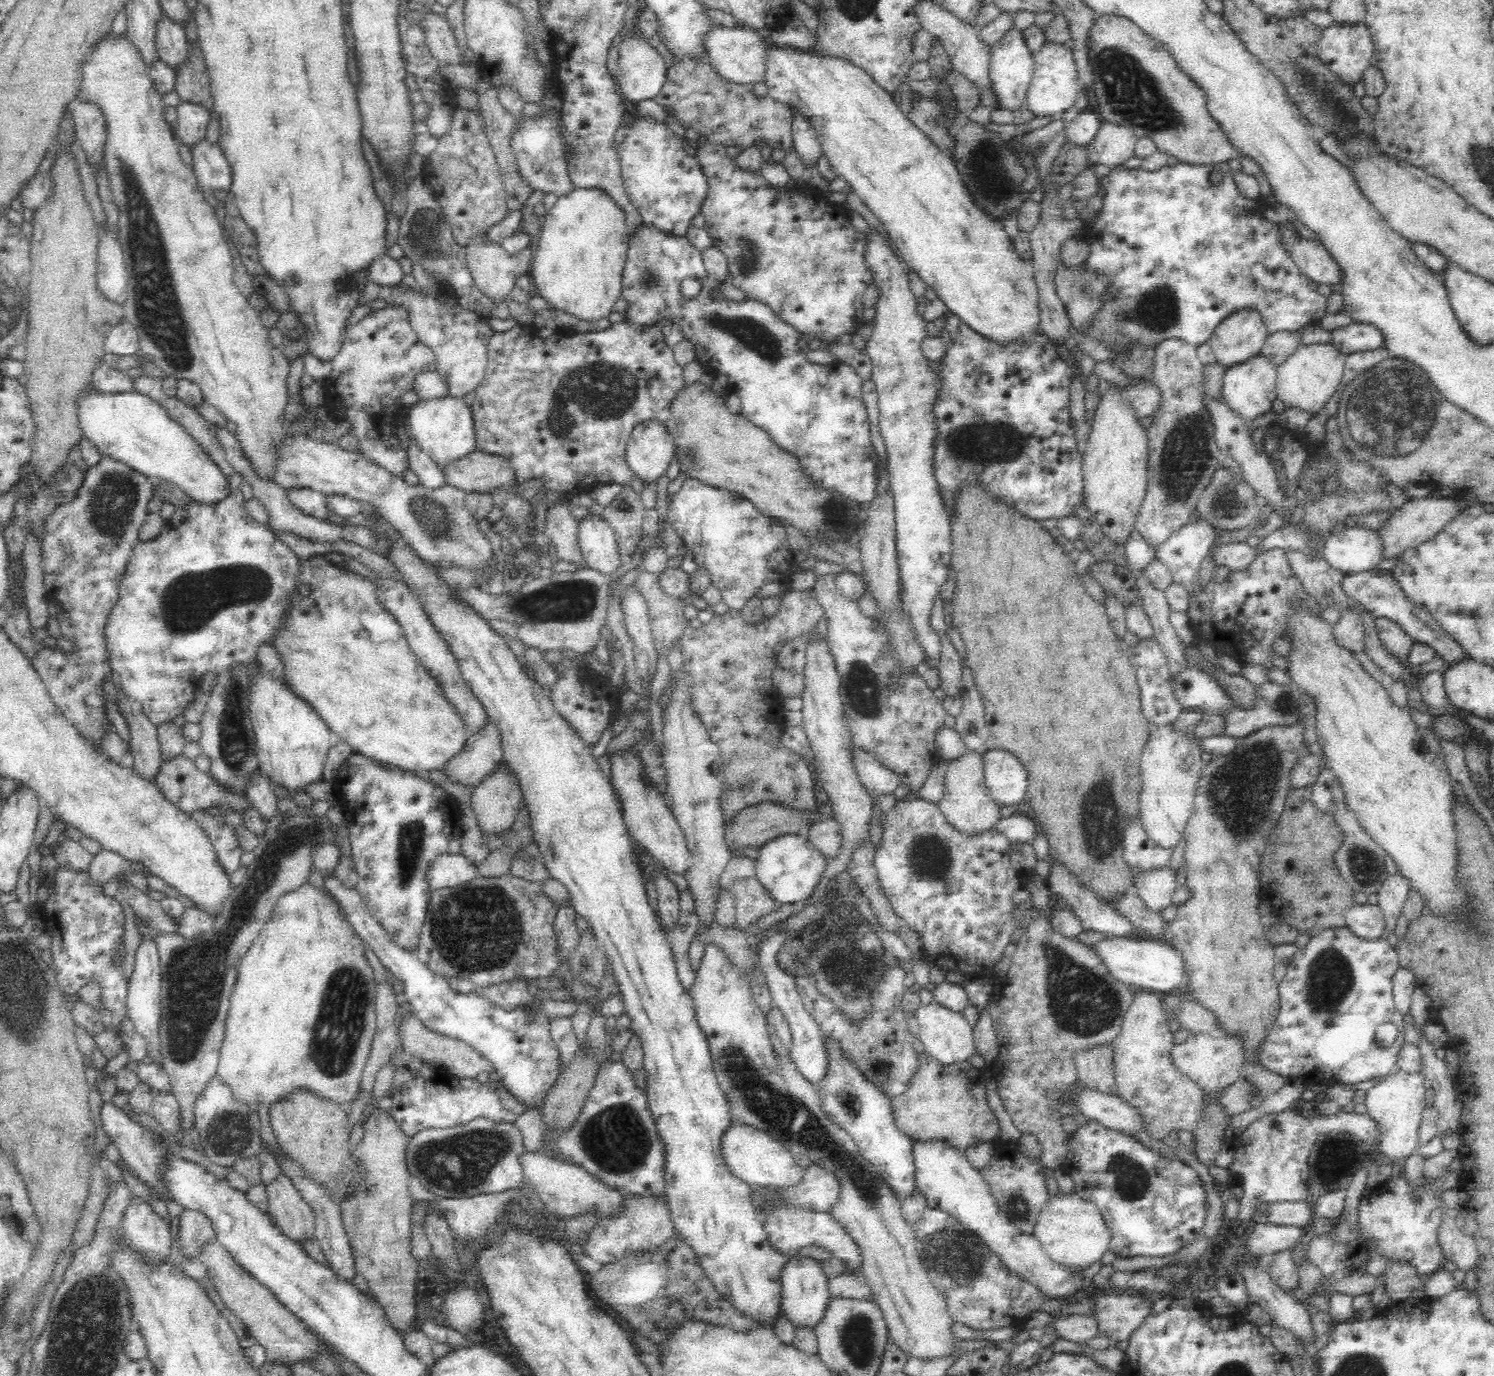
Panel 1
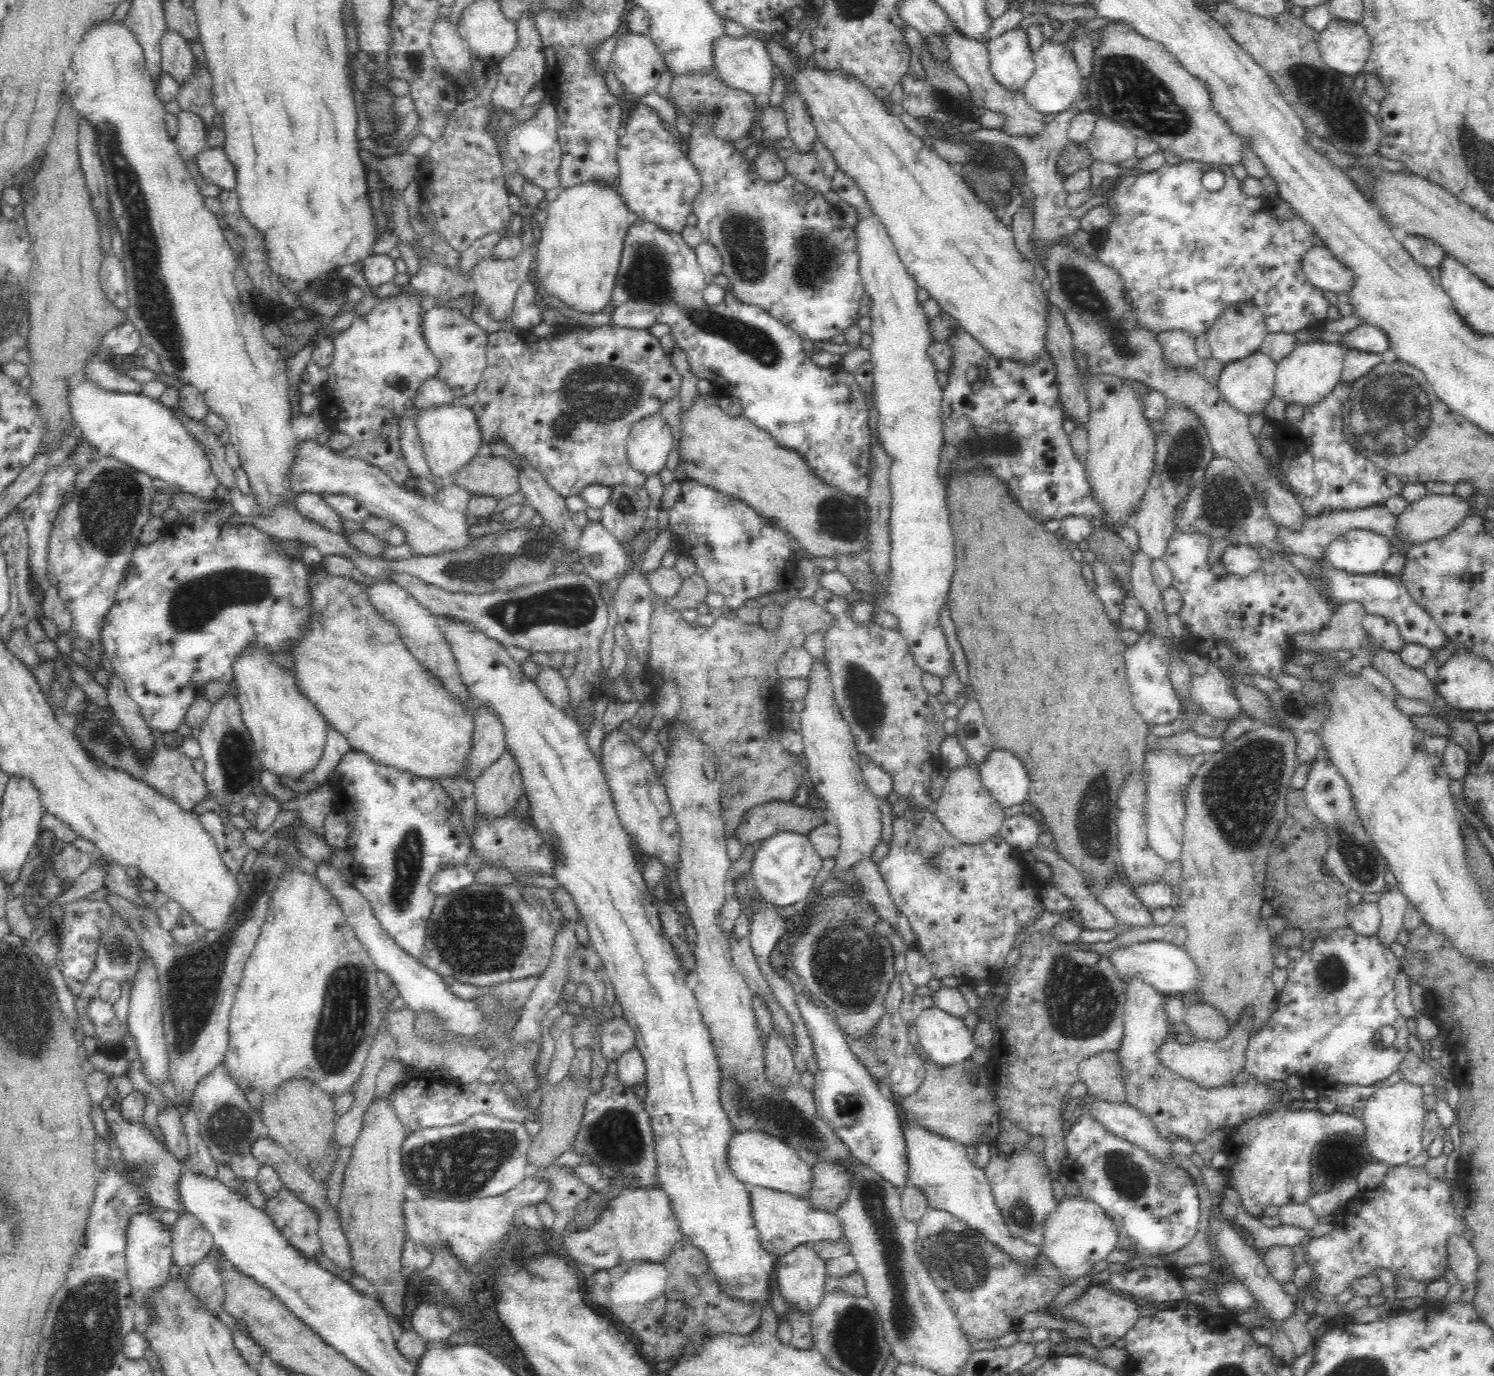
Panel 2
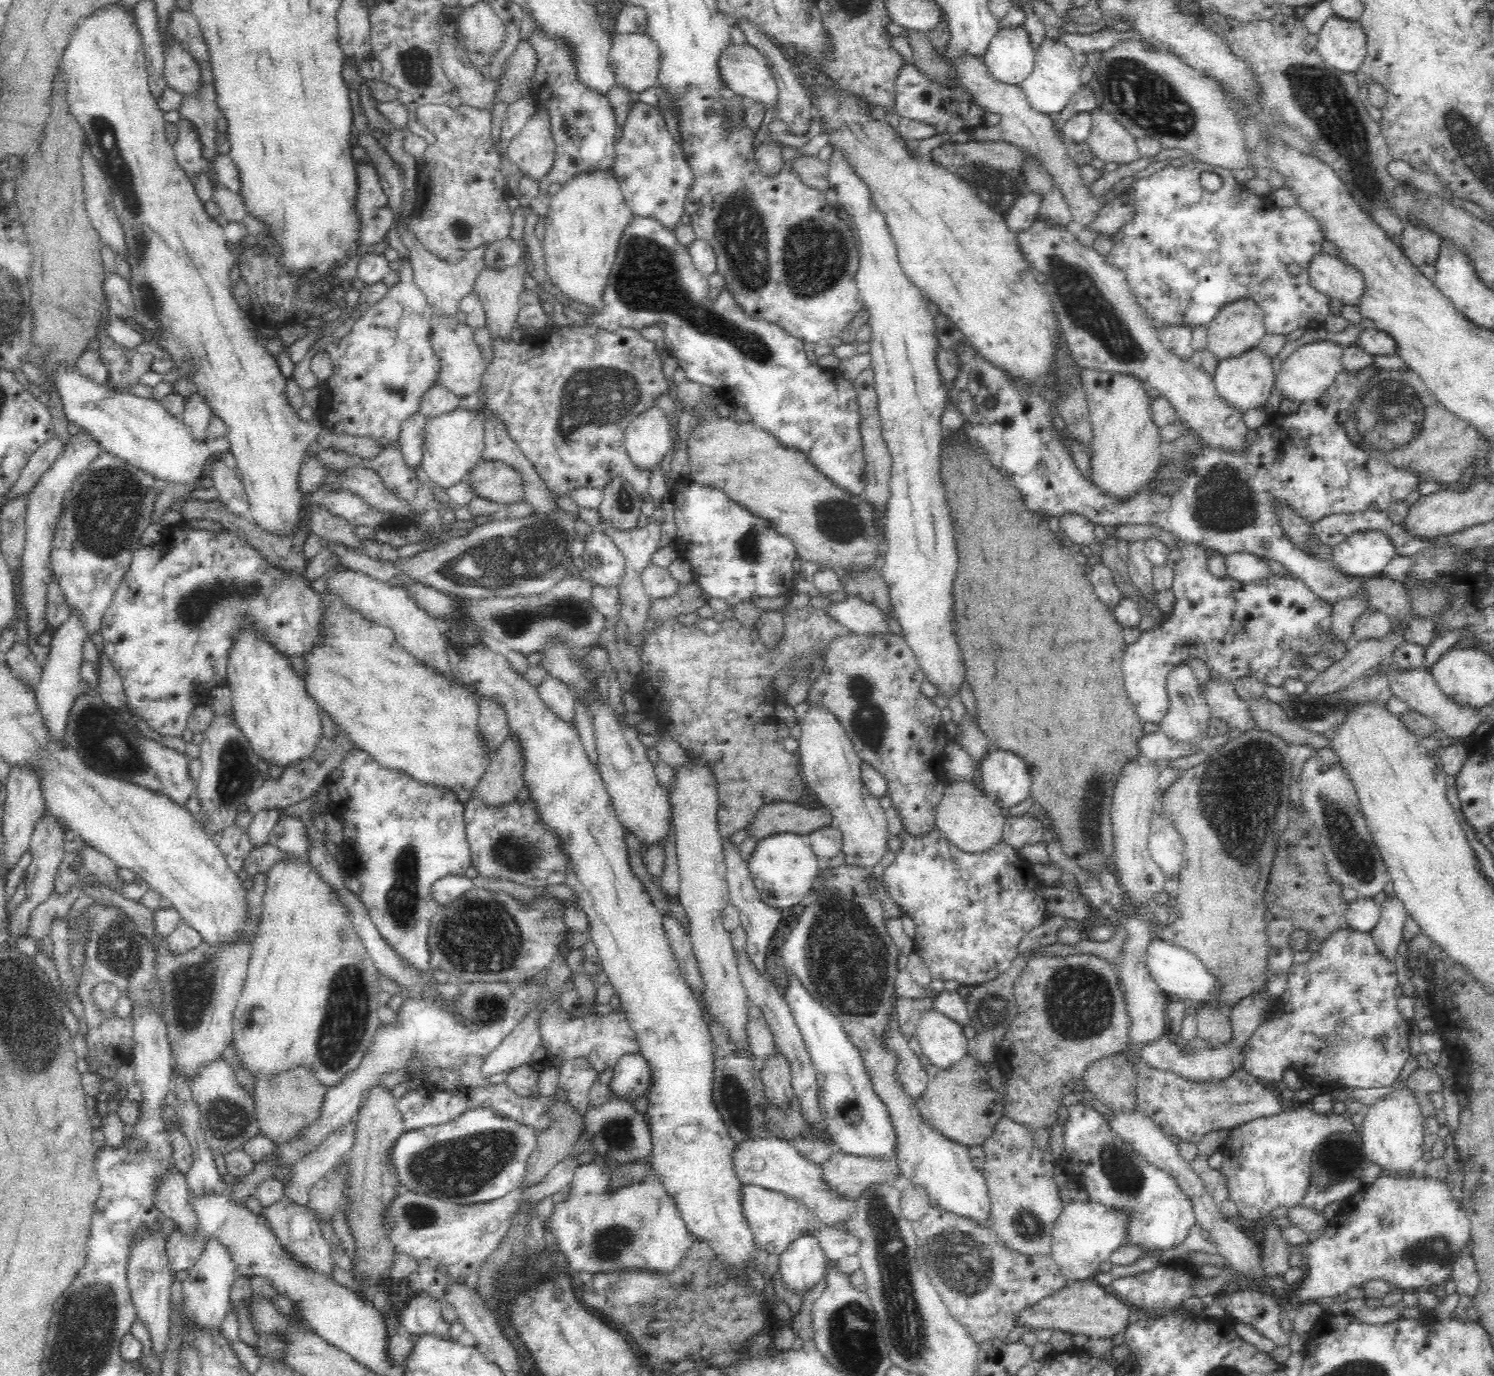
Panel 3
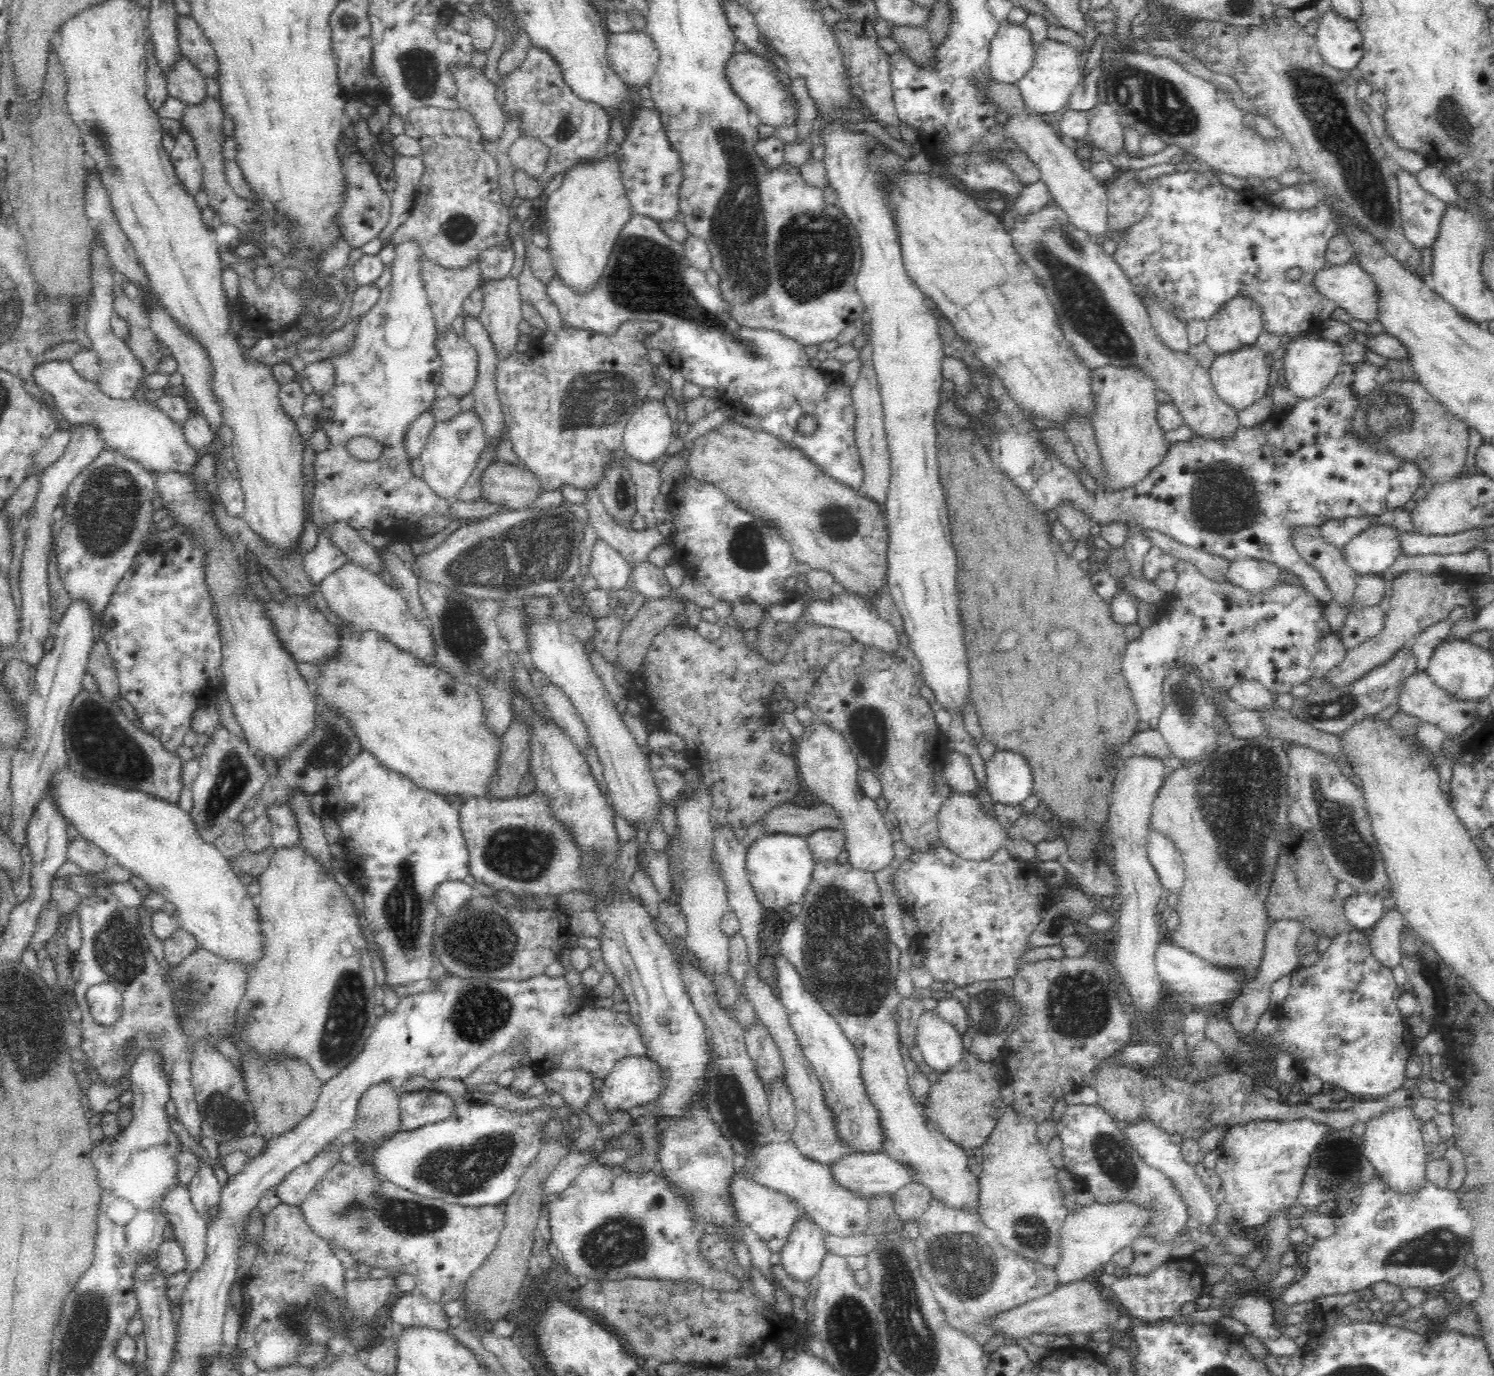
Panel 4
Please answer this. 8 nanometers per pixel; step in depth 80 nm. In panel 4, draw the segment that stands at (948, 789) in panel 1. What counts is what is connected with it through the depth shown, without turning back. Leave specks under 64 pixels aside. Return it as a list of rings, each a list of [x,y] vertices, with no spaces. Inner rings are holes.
[[[951,789],[938,809],[937,827],[944,845],[962,858],[985,859],[1006,843],[1005,826],[1000,823],[984,794]]]

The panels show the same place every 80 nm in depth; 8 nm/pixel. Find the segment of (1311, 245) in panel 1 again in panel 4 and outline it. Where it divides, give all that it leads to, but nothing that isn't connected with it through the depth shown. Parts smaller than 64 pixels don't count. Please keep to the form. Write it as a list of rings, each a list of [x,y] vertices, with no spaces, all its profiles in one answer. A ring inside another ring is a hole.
[[[1349,260],[1345,264],[1330,264],[1324,261],[1323,265],[1314,273],[1313,283],[1315,289],[1326,298],[1335,302],[1335,306],[1347,311],[1352,318],[1356,318],[1367,324],[1377,320],[1375,312],[1375,284],[1370,275],[1354,261]]]

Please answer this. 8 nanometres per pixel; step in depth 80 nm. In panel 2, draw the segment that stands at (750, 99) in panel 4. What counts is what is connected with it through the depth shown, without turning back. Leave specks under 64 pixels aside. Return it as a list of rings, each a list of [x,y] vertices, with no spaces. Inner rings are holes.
[[[724,33],[712,42],[712,68],[730,87],[738,87],[750,91],[752,95],[769,94],[771,85],[772,61],[765,42],[755,38],[755,33],[744,36],[728,36]]]

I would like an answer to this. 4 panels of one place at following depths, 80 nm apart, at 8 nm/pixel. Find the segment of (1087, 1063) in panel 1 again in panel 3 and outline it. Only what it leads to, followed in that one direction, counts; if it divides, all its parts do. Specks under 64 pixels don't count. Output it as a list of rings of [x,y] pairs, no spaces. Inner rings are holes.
[[[1123,1052],[1103,1056],[1084,1070],[1081,1083],[1113,1111],[1135,1108],[1136,1074]]]

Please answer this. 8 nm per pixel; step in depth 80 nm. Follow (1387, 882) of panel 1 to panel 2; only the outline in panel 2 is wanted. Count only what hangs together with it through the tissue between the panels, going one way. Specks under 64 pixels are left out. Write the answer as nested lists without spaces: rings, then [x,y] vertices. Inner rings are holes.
[[[1398,883],[1392,888],[1385,888],[1380,894],[1377,905],[1381,912],[1381,926],[1377,938],[1389,947],[1396,942],[1397,935],[1403,928],[1403,914],[1407,902],[1408,897]]]

